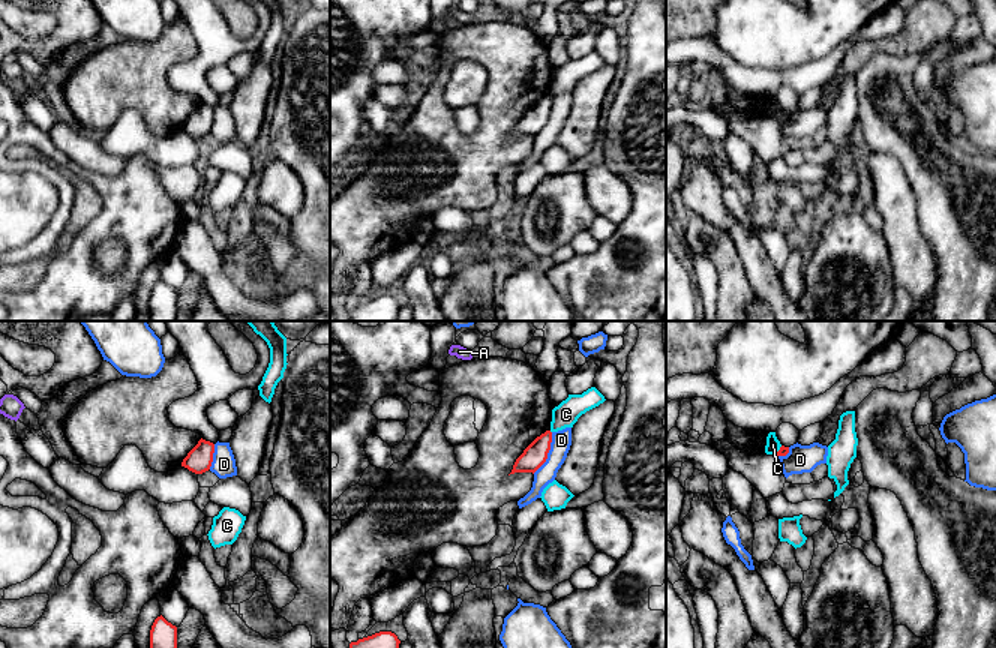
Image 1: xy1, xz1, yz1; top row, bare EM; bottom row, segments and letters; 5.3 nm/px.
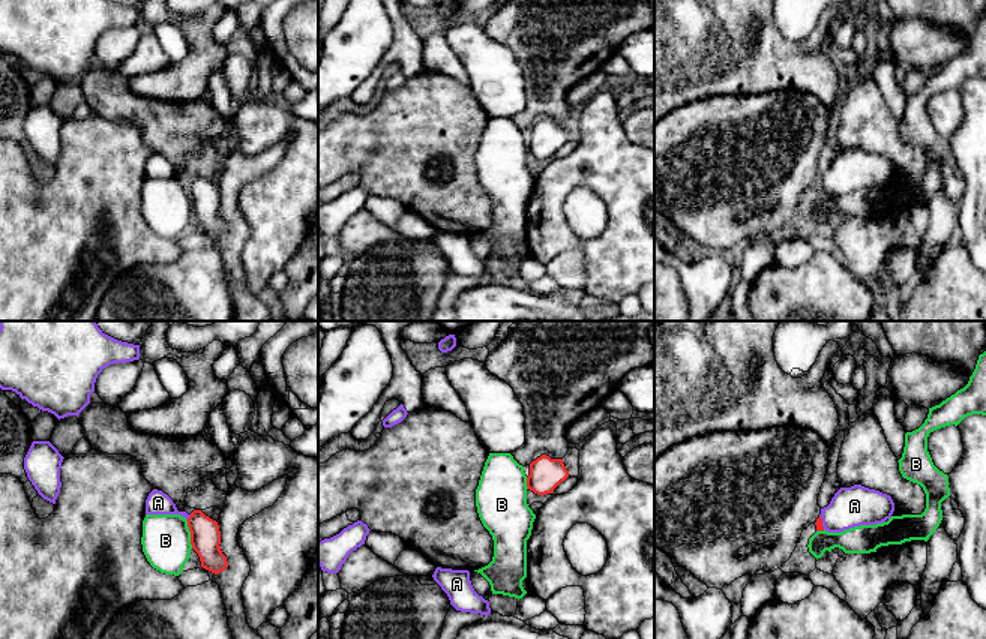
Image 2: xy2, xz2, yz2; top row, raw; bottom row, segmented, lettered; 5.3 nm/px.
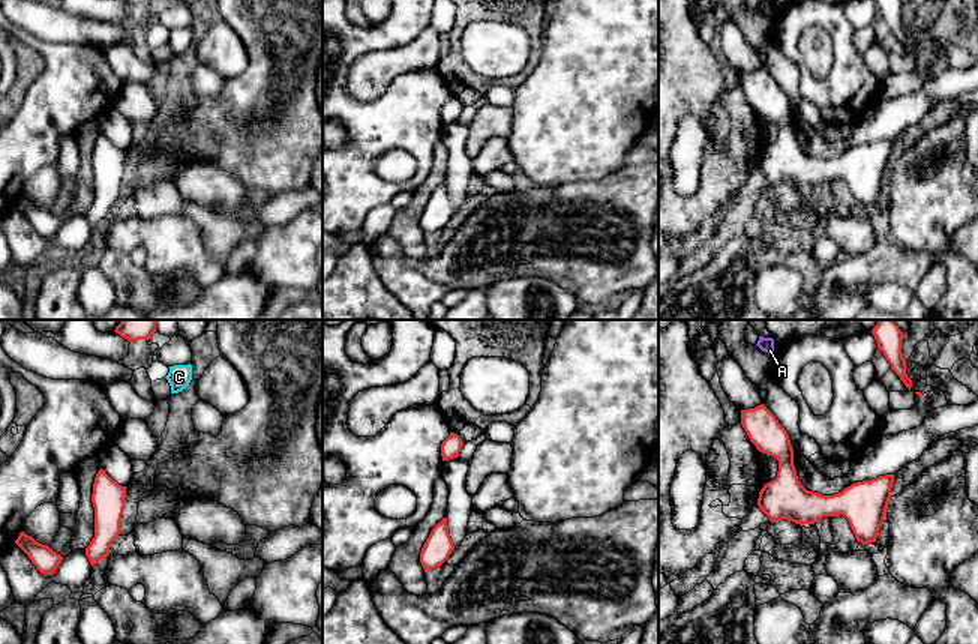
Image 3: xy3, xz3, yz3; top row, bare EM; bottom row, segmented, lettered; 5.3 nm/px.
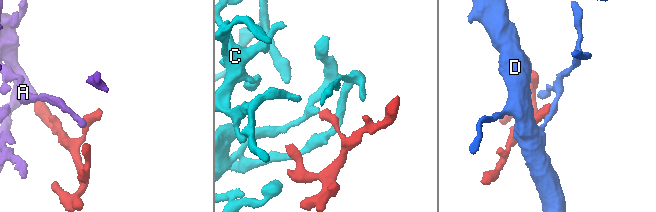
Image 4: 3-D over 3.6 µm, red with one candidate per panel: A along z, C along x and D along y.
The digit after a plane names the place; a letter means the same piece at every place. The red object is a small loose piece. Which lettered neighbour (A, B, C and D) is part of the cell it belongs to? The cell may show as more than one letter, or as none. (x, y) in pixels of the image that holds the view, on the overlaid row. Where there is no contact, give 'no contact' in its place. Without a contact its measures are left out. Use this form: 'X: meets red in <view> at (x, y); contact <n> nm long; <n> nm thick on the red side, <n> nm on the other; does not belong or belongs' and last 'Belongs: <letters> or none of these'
A: meets red in xy2 at (189, 516); contact 50 nm long; 160 nm thick on the red side, 130 nm on the other; belongs
B: meets red in xy2 at (191, 534); contact 160 nm long; 160 nm thick on the red side, 260 nm on the other; does not belong
C: meets red in yz1 at (779, 450); contact 60 nm long; 50 nm thick on the red side, 80 nm on the other; does not belong
D: meets red in xz1 at (548, 452); contact 240 nm long; 120 nm thick on the red side, 110 nm on the other; does not belong
Belongs: A

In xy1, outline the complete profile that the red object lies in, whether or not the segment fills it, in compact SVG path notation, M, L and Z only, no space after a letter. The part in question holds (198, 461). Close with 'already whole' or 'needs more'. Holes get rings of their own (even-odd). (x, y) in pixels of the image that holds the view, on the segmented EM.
M201 438L198 444L183 459L182 466L195 474L202 474L210 470L213 453L214 444Z; already whole

